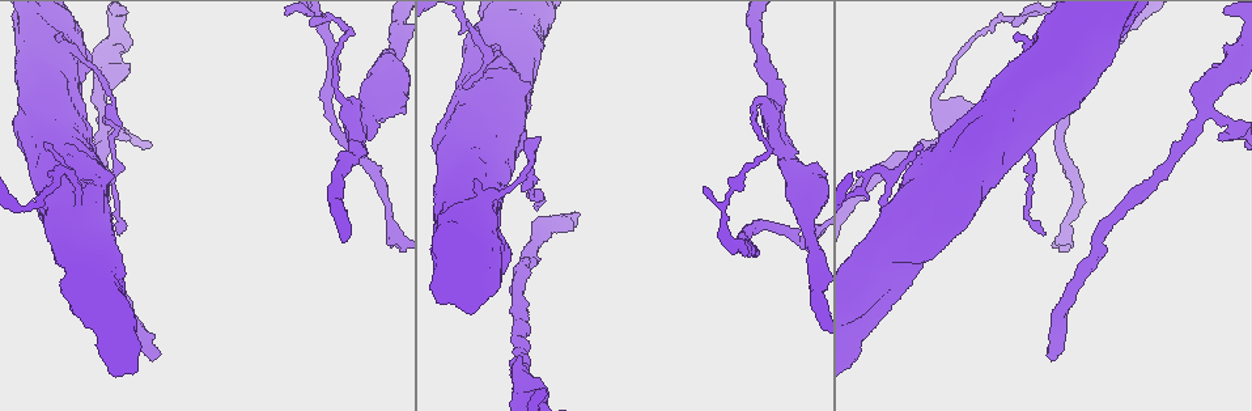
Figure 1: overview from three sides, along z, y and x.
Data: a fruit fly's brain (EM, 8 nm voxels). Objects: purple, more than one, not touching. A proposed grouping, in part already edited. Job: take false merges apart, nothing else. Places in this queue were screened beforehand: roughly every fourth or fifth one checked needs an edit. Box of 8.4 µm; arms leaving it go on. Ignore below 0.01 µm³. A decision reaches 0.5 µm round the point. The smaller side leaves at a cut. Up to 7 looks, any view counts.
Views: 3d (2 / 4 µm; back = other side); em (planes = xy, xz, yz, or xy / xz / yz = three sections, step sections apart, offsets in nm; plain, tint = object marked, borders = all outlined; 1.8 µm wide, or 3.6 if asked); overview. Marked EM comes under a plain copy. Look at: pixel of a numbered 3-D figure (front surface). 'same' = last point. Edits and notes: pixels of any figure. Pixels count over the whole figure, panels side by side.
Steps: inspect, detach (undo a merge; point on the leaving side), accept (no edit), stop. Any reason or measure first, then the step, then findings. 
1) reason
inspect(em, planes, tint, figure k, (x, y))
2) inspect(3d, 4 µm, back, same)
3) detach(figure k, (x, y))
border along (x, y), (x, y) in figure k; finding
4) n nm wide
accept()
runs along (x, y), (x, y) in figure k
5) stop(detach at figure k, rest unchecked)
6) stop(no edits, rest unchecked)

calibre changes
inspect(3d, 4 µm, figure 1, (338, 91))

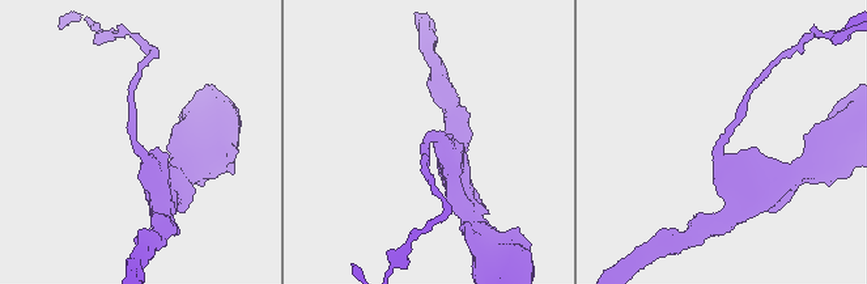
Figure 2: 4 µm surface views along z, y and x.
inspect(em, yz, step 8, tint, figure 2, (721, 137))

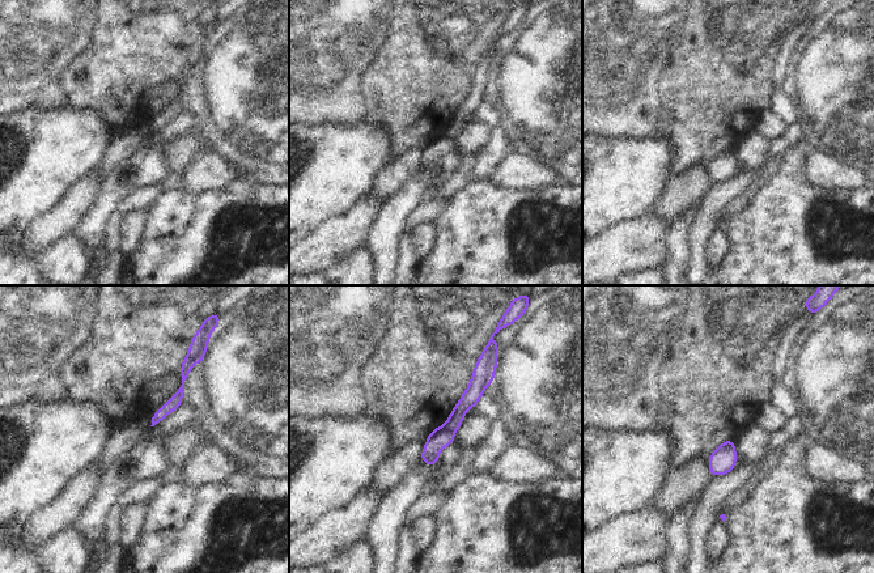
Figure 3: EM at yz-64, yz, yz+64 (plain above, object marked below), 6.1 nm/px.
cut it another way
inspect(em, planes, borders, same)

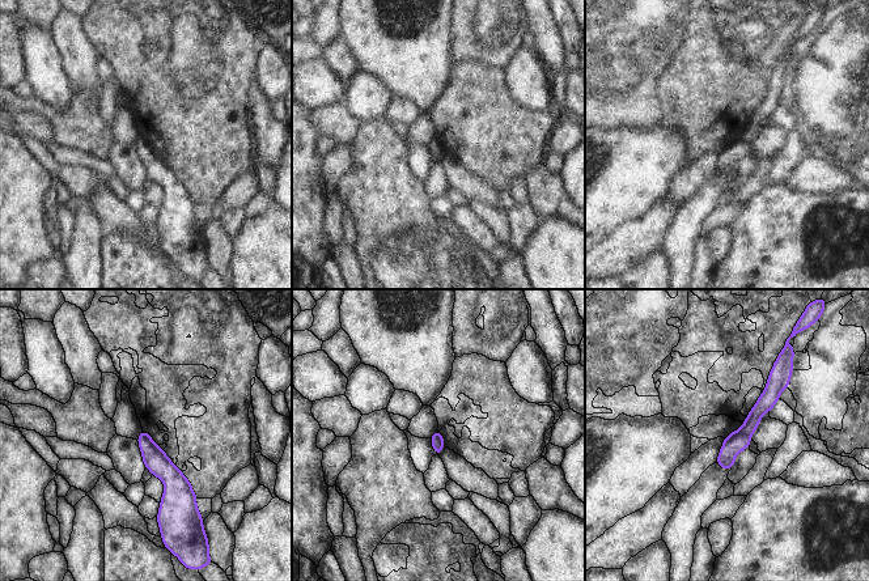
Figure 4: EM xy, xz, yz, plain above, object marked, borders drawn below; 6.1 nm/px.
80 nm wide
detach(figure 4, (766, 402))
border along (740, 429), (749, 437) in figure 4; a second neuron is stuck on

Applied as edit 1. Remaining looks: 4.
see it whole again
inspect(overview)

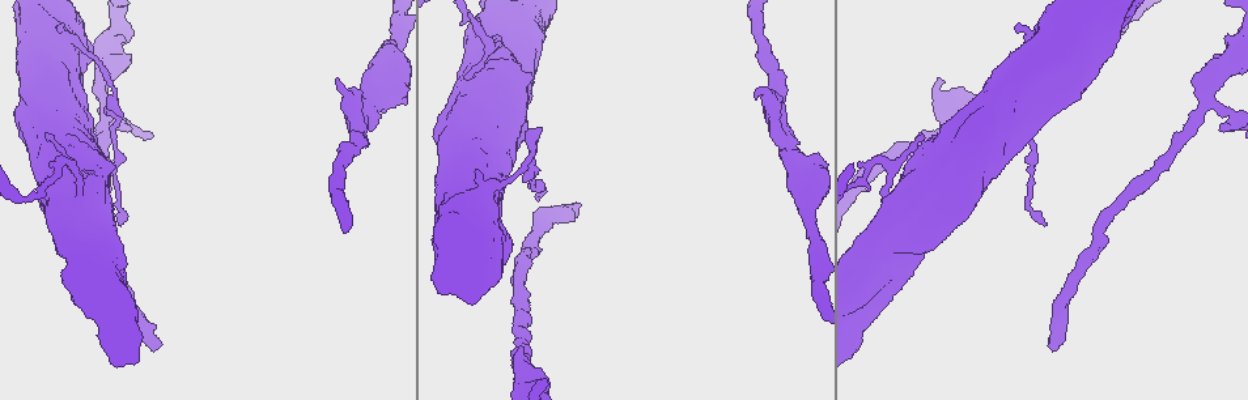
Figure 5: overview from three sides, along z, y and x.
abrupt turn
inspect(3d, 2 µm, figure 5, (115, 100))

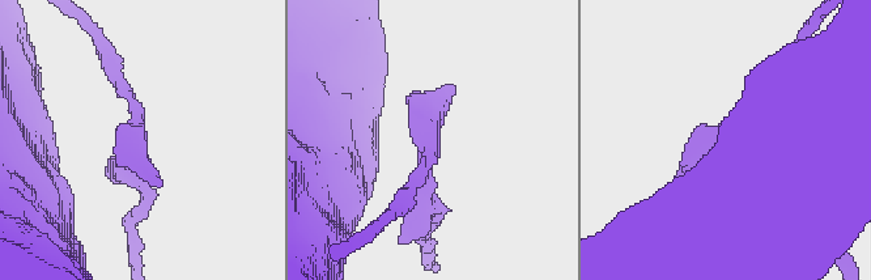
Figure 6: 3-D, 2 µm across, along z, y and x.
need the tissue
inspect(em, 3.6 µm, xz, step 4, tint, figure 6, (427, 149))

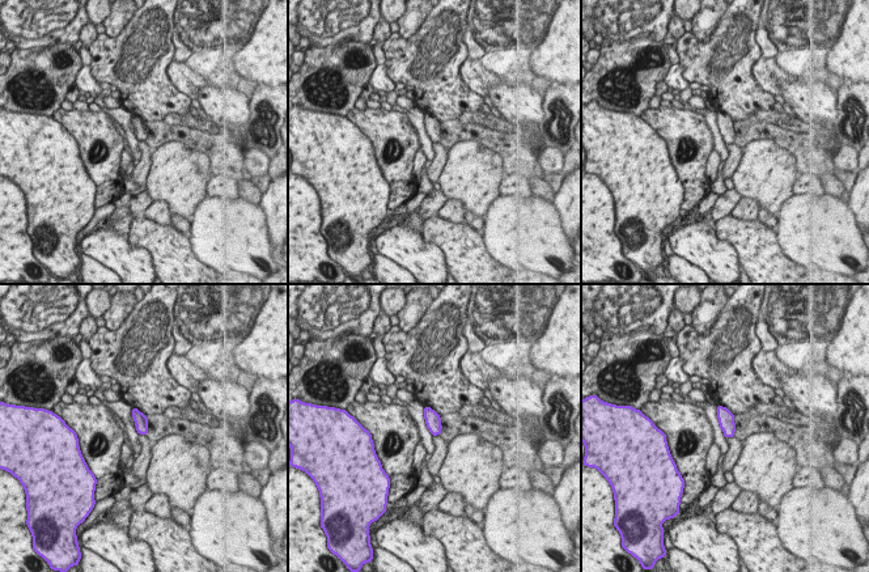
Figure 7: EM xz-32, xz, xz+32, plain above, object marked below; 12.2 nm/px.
inspect(em, 3.6 µm, planes, tint, same)

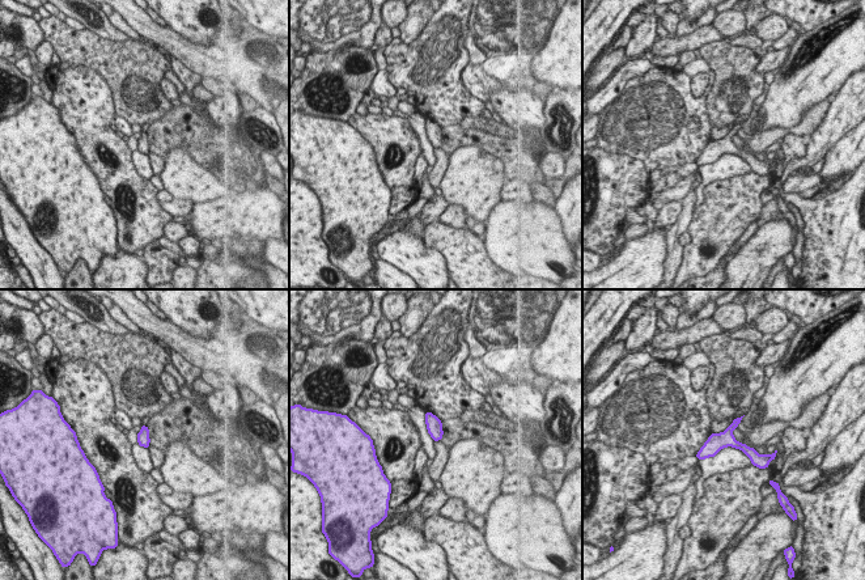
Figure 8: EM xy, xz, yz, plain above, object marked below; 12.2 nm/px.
160 nm wide
accept()
runs along (700, 454), (732, 441), (758, 460) in figure 8; all the same neuron

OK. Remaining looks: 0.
stop(detach at figure 4, rest unchecked)

